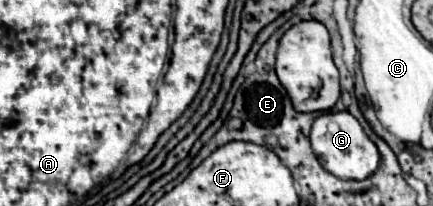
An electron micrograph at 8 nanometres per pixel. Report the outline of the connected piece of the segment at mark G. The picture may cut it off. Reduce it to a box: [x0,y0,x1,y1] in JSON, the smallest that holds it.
[310,113,380,179]

